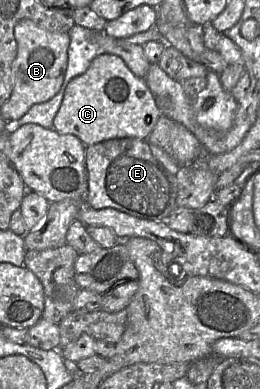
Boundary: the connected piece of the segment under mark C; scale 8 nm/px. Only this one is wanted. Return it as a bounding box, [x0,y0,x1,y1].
[53,54,162,146]

